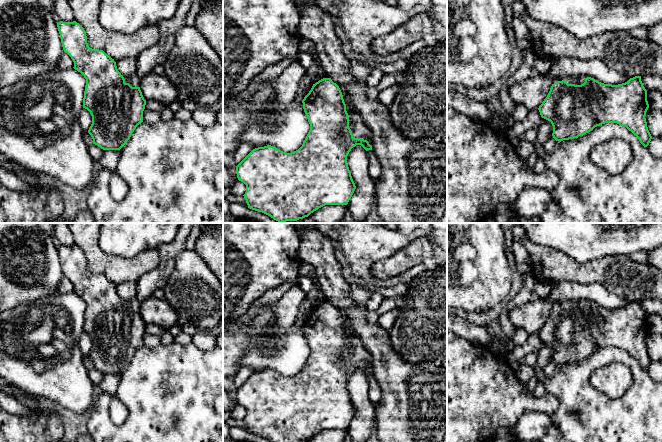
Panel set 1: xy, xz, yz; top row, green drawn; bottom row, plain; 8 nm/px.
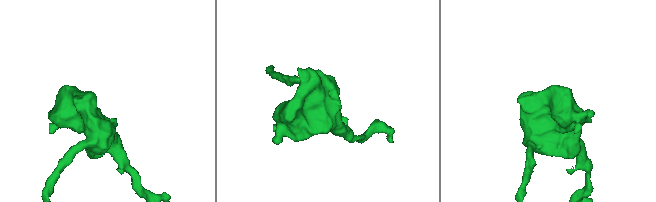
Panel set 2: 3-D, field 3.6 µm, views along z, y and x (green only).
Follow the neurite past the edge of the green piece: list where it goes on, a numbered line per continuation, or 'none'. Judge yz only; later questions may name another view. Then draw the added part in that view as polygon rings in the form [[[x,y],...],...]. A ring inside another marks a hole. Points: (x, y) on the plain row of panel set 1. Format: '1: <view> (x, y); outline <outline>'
1: yz (577, 305); outline [[[572,302],[565,304],[568,308],[575,308],[575,309],[581,309],[585,306],[584,302]]]

